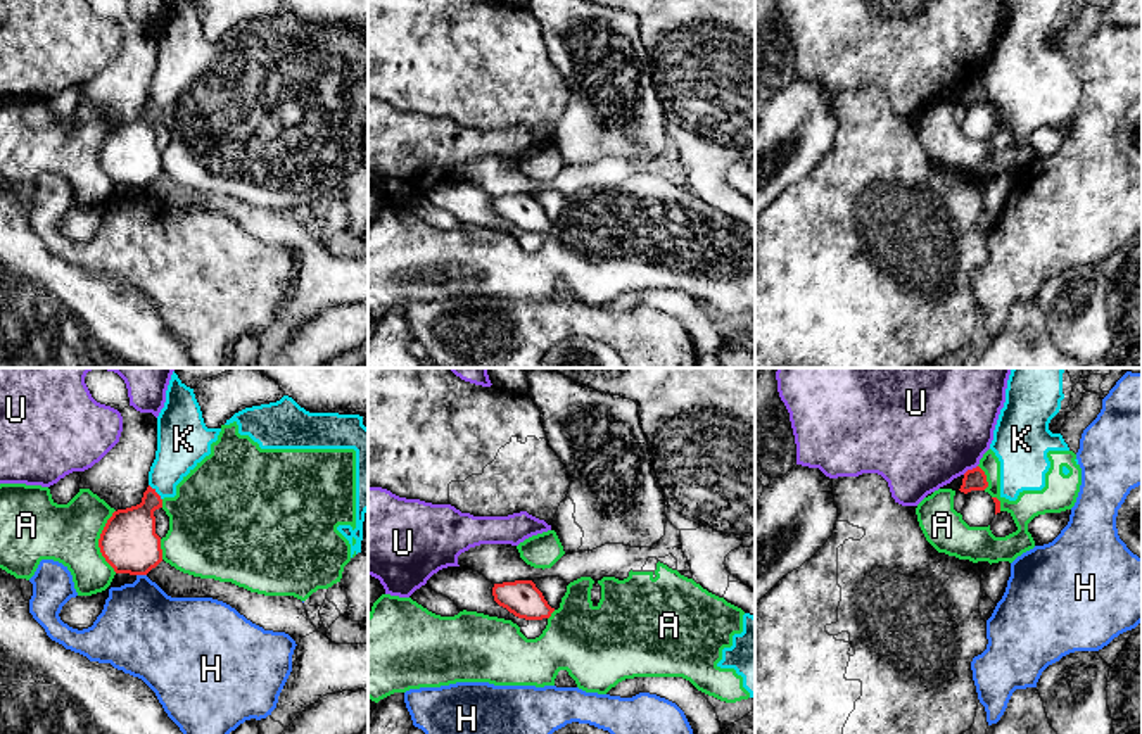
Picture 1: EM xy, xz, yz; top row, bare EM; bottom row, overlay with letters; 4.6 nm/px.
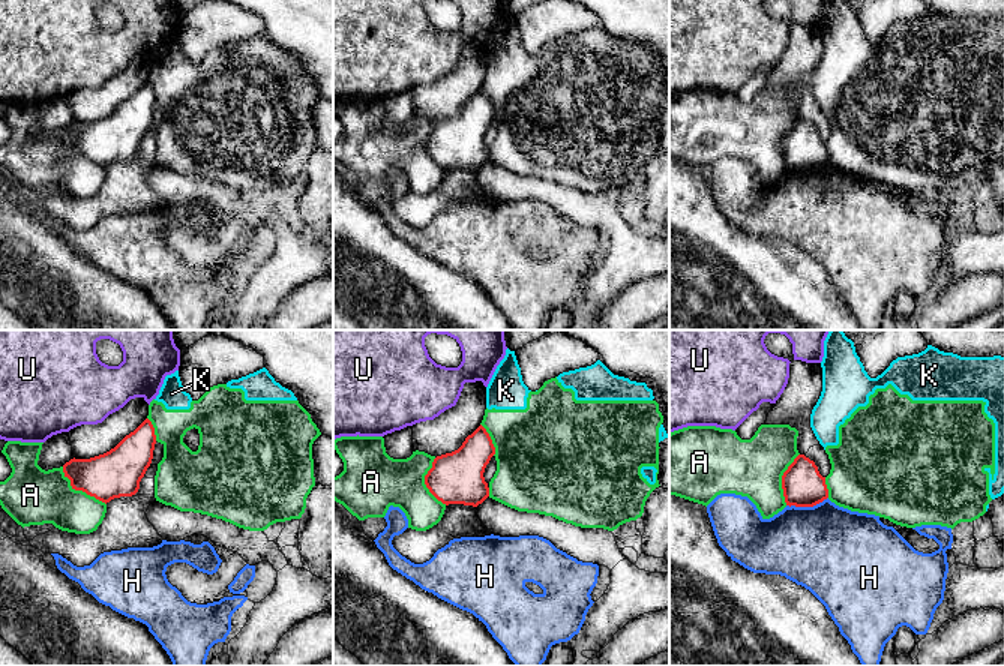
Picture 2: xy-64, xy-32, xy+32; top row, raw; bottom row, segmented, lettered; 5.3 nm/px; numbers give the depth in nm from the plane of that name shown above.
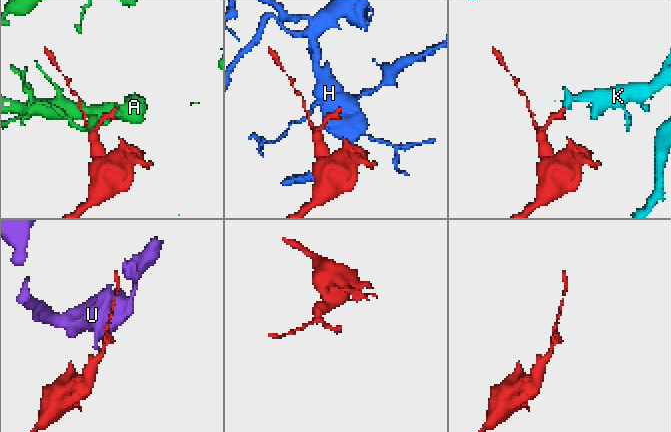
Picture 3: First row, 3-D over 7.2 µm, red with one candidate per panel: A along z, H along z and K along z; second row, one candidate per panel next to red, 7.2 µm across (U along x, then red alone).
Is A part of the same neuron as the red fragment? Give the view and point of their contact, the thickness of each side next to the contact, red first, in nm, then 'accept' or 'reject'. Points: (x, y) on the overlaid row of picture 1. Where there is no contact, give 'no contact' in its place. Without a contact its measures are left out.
xy (99, 541) | 260/280 nm | reject

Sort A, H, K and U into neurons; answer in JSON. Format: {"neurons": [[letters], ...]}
{"neurons": [["A", "K"], ["H"], ["U"]]}

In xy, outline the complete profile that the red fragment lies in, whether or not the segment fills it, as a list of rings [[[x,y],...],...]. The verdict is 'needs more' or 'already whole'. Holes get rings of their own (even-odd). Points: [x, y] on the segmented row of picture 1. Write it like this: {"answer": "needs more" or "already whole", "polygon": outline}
{"answer": "already whole", "polygon": [[[149,485],[140,504],[117,509],[107,520],[98,547],[116,573],[147,575],[162,561],[154,516],[159,508],[162,508],[162,499]]]}

